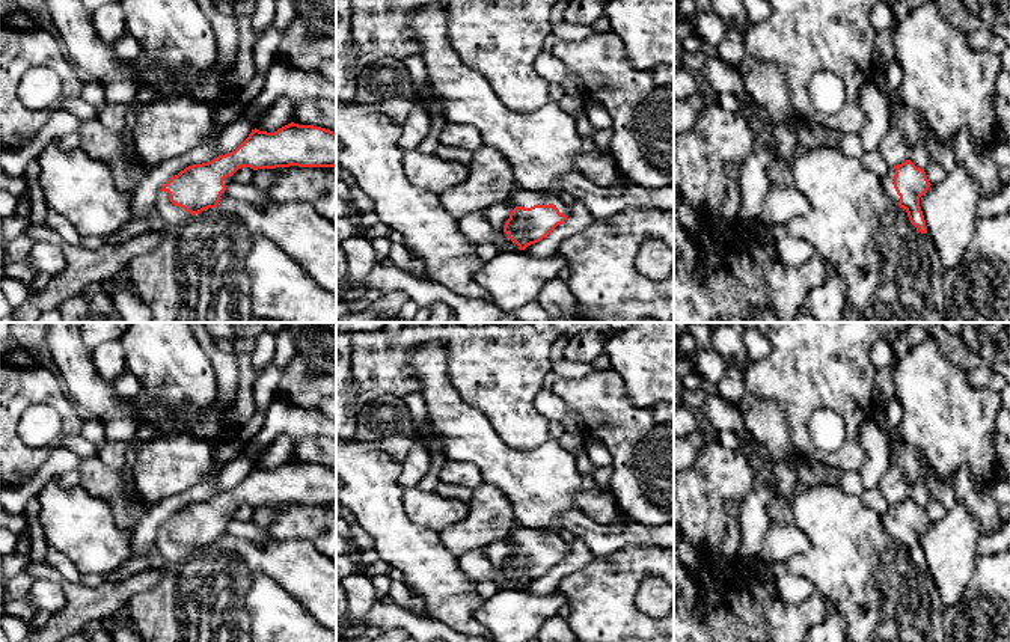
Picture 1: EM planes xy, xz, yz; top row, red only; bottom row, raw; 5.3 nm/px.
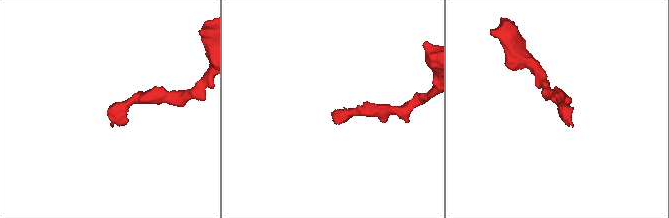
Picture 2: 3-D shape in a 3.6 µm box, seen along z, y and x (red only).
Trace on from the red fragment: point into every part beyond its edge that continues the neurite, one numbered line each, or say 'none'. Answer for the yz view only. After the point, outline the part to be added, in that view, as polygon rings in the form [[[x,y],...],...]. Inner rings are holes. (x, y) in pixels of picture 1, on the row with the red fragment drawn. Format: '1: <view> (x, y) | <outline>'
1: yz (888, 180) | [[[889,167],[888,173],[880,178],[882,179],[882,185],[885,188],[886,196],[895,203],[898,205],[900,202],[900,196],[897,194],[895,188],[894,188],[894,175],[895,175],[895,169]]]

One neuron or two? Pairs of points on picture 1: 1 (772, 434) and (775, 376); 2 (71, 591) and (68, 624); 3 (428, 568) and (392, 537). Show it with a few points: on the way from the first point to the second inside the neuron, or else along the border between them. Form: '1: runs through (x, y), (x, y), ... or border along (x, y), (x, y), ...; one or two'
1: border along (748, 391), (784, 407), (790, 434); two
2: runs through (71, 599), (71, 617); one
3: runs through (419, 561), (401, 543); one

